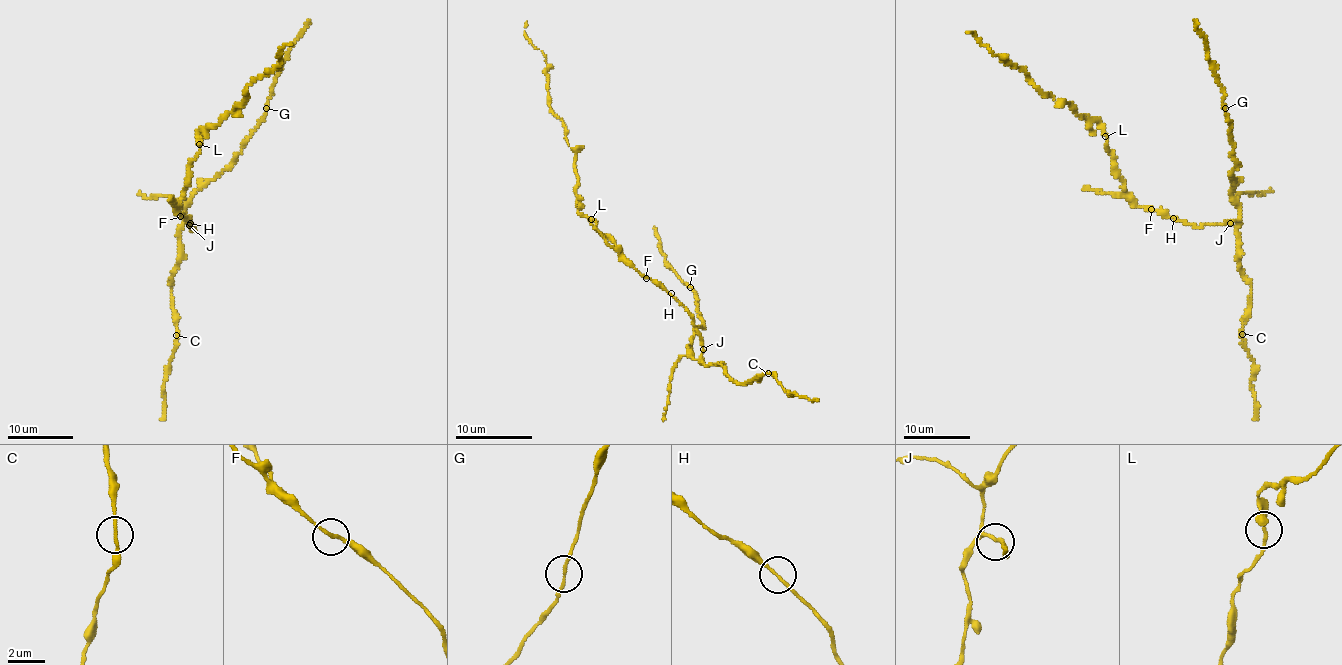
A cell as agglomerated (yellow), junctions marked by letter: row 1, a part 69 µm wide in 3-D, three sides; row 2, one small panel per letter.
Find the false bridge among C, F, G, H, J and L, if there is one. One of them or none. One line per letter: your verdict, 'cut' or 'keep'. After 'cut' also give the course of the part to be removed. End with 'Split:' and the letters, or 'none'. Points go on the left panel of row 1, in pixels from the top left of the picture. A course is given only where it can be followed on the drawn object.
C: keep
F: keep
G: keep
H: keep
J: keep
L: keep
Split: none

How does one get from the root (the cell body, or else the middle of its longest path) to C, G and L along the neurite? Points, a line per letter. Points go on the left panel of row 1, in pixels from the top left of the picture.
C: (188, 222), (192, 230), (187, 223), (180, 226), (178, 269), (171, 279), (176, 335)
G: (188, 222), (192, 230), (185, 222), (192, 195), (233, 162), (267, 108)
L: (188, 222), (178, 215), (178, 202), (183, 197), (188, 167), (197, 156), (199, 144)

